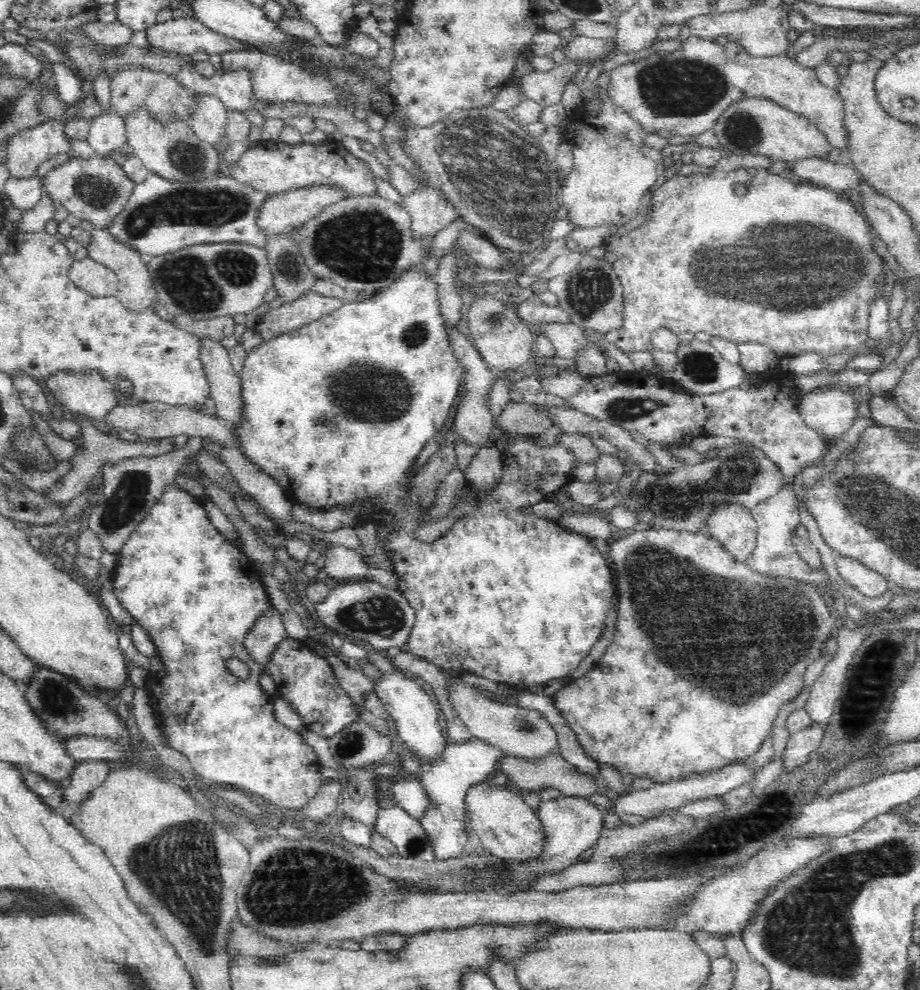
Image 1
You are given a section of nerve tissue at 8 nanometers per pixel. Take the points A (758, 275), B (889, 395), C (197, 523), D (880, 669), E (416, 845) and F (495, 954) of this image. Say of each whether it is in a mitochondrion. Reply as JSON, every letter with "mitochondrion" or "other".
{"A":"mitochondrion","B":"other","C":"other","D":"other","E":"mitochondrion","F":"other"}

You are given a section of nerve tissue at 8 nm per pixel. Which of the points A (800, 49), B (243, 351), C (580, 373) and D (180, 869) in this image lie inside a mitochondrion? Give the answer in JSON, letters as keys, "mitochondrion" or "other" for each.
{"A":"other","B":"other","C":"other","D":"mitochondrion"}

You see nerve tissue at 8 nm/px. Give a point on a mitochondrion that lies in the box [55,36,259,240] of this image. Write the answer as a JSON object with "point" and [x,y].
{"point":[97,191]}

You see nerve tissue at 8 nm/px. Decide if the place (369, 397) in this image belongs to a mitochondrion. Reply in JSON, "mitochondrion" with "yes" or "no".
{"mitochondrion":"yes"}

